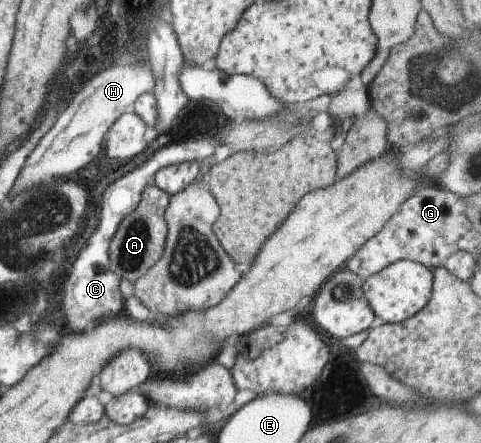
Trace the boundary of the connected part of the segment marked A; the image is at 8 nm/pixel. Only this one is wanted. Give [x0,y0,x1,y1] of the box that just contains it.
[107,186,170,284]

